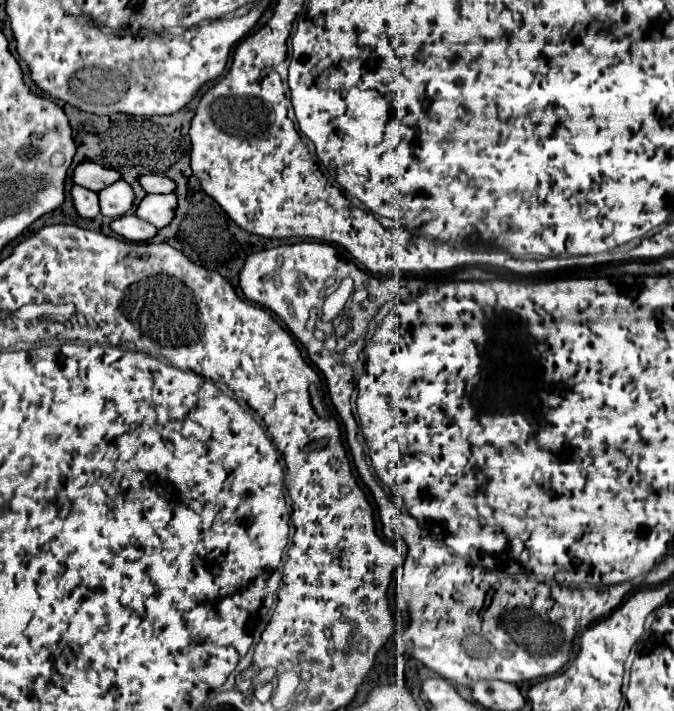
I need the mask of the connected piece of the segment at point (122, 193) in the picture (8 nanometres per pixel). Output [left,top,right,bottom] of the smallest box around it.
[97,180,133,218]

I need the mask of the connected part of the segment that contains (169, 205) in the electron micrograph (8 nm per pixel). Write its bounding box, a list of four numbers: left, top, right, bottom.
[135,194,177,228]

